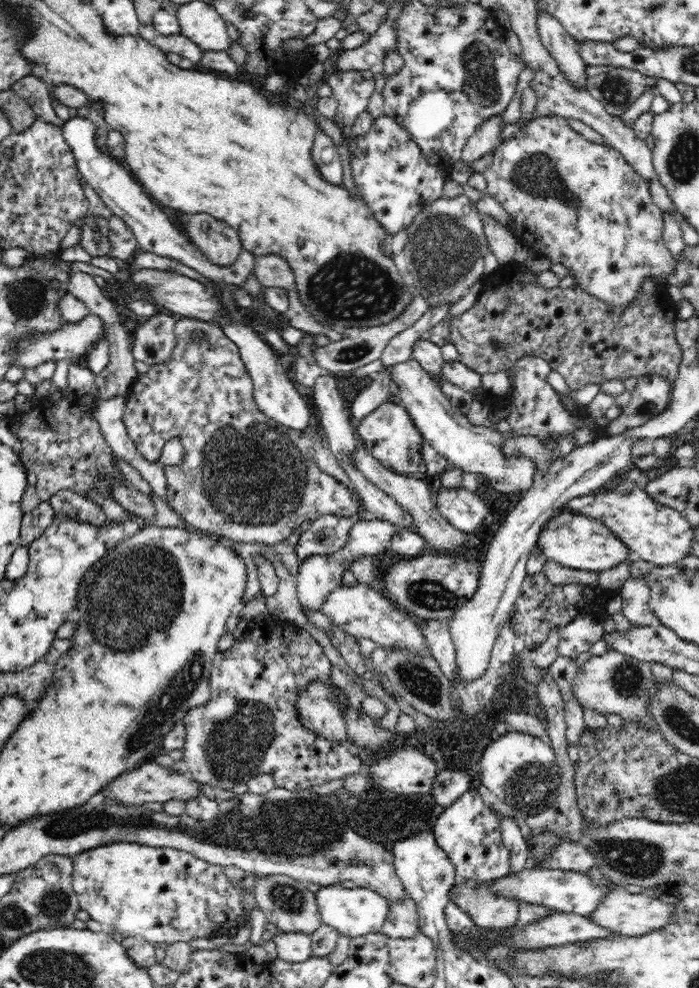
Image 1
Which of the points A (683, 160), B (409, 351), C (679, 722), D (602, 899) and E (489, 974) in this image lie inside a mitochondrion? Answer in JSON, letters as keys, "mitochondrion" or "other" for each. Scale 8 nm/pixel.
{"A":"mitochondrion","B":"other","C":"mitochondrion","D":"other","E":"other"}

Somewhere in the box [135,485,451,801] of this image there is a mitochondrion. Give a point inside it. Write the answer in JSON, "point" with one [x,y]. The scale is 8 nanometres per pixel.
{"point":[237,744]}

